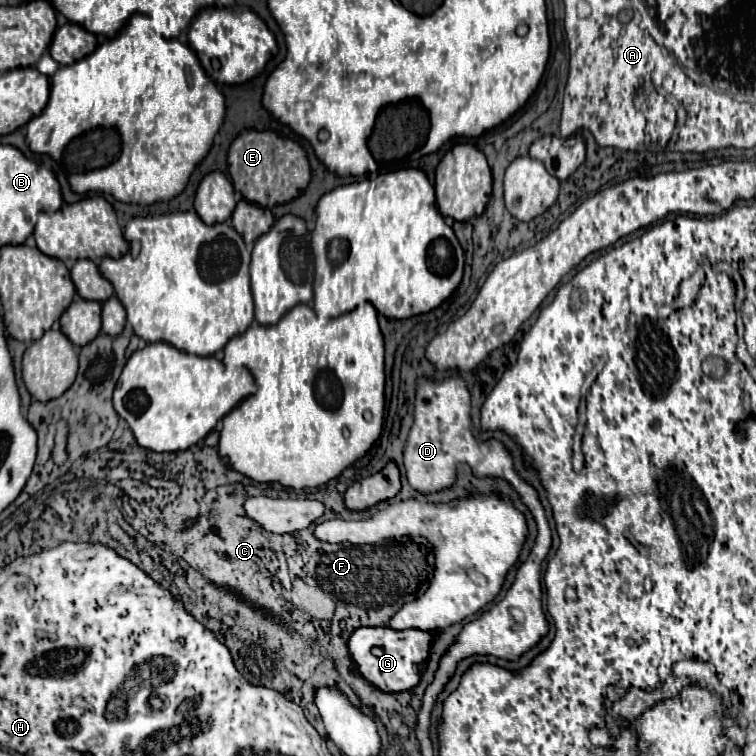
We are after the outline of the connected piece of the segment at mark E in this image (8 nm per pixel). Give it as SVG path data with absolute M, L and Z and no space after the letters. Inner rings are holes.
M244 131L240 133L228 151L228 171L232 177L234 189L250 203L272 209L278 203L288 203L296 199L310 181L310 165L304 149L286 137L280 137L272 131ZM278 157L278 165L274 159Z

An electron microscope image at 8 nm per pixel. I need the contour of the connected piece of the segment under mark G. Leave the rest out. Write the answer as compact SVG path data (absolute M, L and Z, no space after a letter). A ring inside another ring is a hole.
M360 627L348 639L348 651L358 667L358 673L384 693L408 691L418 685L420 669L428 659L432 635L420 629L394 631L390 627Z

